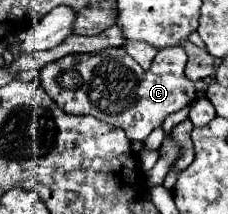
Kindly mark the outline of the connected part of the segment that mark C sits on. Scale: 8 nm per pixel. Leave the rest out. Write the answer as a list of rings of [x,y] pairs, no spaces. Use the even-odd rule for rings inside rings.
[[[183,46],[159,50],[147,70],[143,70],[123,48],[107,48],[95,54],[69,54],[67,58],[59,58],[59,62],[49,62],[47,66],[43,66],[39,78],[45,92],[67,114],[91,114],[107,124],[123,128],[131,140],[145,140],[151,130],[161,126],[169,114],[185,108],[197,98],[195,82],[191,82],[183,72],[185,62],[187,54]]]

